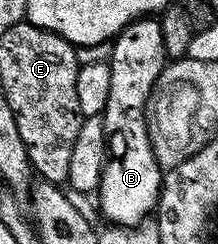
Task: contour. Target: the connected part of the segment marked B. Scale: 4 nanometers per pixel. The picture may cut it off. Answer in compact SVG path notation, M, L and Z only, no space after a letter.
M143 17L129 23L113 40L114 51L109 64L112 73L112 89L108 89L108 105L102 110L102 124L108 140L108 158L102 170L102 180L96 192L96 207L110 225L135 227L147 218L146 215L158 205L158 195L162 191L163 168L158 166L150 144L150 130L146 124L146 102L150 100L150 90L158 79L158 74L168 60L164 49L164 37L160 37L160 25L154 17Z

